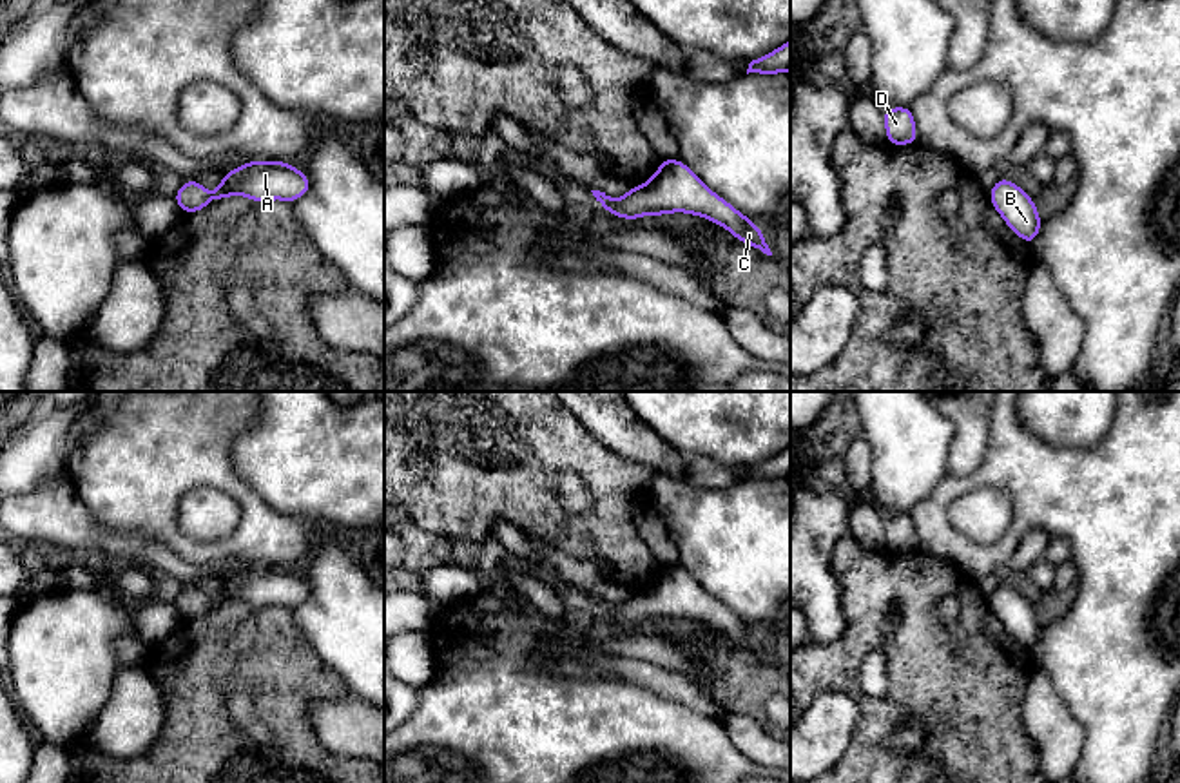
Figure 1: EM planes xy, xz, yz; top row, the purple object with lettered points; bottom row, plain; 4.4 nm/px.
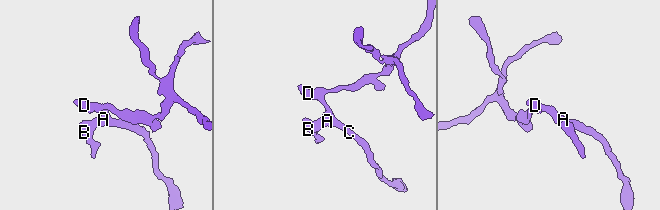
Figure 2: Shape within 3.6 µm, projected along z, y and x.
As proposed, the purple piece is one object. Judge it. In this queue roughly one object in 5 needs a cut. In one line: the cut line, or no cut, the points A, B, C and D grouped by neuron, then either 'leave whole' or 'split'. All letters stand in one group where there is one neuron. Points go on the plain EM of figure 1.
cut none; groups A B C D; leave whole

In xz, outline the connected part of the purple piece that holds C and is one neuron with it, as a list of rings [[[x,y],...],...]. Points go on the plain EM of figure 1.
[[[662,566],[656,580],[649,584],[647,589],[634,591],[616,607],[605,598],[591,598],[613,622],[625,625],[638,625],[653,620],[667,622],[671,618],[703,622],[727,634],[740,647],[772,662],[759,633],[707,594],[680,566]]]

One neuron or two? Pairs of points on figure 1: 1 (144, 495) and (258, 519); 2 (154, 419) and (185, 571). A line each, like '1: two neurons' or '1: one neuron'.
1: one neuron
2: two neurons

